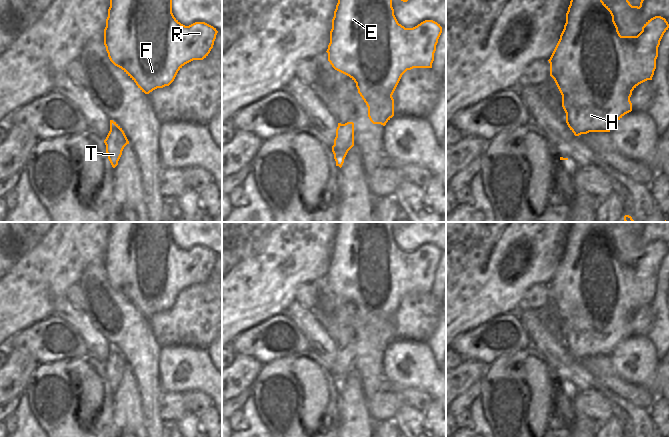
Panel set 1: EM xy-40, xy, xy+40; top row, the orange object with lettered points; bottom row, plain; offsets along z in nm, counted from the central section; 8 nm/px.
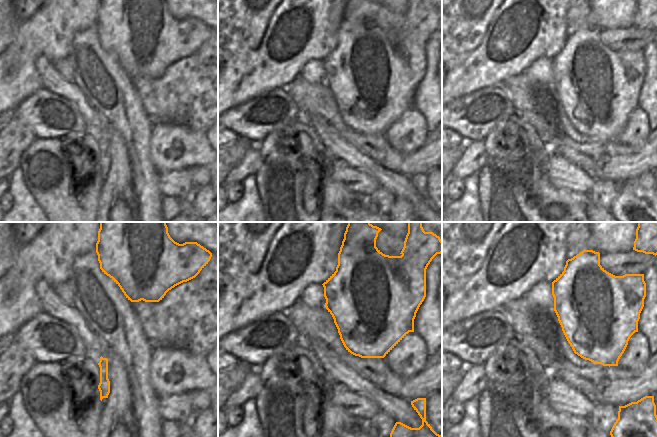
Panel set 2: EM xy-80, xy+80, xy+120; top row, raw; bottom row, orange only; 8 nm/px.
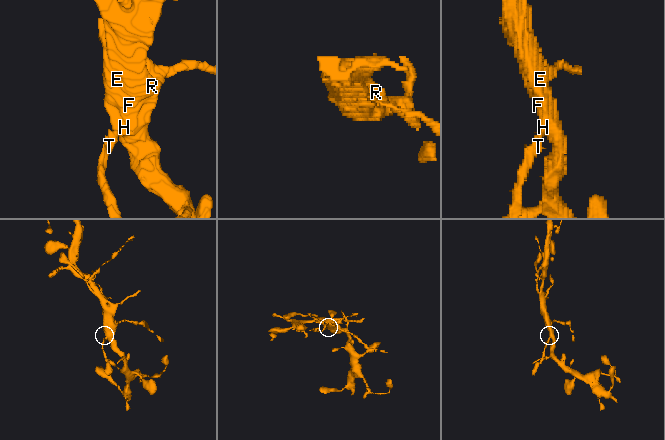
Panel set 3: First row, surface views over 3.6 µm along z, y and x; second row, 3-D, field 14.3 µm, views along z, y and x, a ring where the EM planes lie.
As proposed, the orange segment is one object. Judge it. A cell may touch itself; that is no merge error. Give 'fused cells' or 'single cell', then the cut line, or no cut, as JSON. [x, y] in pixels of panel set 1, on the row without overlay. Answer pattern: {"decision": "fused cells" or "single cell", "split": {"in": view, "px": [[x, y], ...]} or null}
{"decision": "single cell", "split": null}

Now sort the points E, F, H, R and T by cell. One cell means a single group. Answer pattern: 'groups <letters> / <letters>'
groups E F H R T

